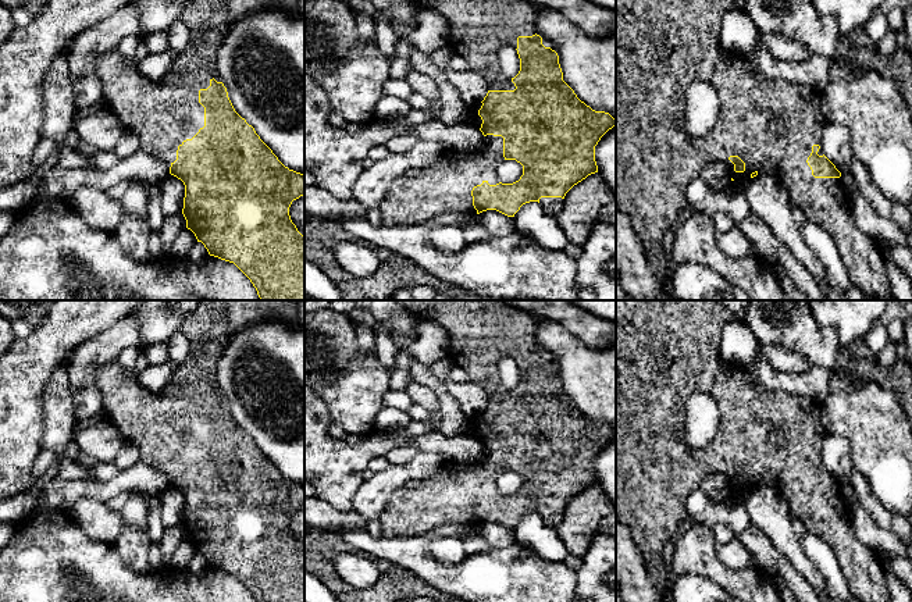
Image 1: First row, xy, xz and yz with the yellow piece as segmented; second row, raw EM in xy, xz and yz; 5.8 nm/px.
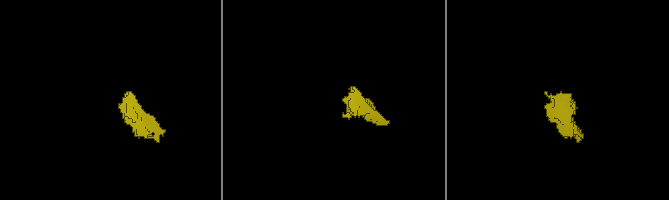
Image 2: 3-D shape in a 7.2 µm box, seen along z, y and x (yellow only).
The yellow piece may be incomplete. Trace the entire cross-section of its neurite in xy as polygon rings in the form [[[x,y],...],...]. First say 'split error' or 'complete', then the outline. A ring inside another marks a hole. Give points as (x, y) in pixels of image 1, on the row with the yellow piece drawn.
split error | [[[192,0],[185,6],[181,19],[189,28],[189,43],[158,81],[143,76],[136,68],[129,70],[118,50],[99,57],[96,75],[107,108],[124,129],[139,138],[140,150],[163,160],[170,174],[184,182],[182,214],[186,228],[210,256],[234,263],[250,279],[260,300],[304,300],[304,235],[289,215],[292,202],[304,195],[304,174],[289,170],[278,160],[254,128],[235,111],[221,82],[217,56],[232,22],[227,0]]]

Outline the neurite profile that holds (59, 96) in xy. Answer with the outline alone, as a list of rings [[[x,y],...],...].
[[[67,53],[54,57],[42,83],[44,108],[42,139],[53,139],[58,145],[64,142],[72,128],[75,111],[75,95],[70,78]]]

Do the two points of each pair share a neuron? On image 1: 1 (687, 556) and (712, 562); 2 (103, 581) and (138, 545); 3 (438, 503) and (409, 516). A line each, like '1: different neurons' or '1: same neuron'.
1: same neuron
2: different neurons
3: same neuron

